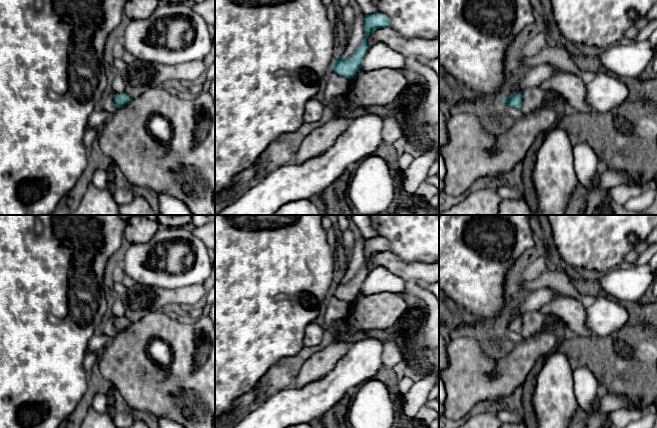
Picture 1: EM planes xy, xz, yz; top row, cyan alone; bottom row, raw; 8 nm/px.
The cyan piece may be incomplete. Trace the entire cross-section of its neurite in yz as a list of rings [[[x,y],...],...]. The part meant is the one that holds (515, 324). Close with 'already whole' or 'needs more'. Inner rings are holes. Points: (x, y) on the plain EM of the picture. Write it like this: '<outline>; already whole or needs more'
[[[540,311],[527,312],[521,317],[506,320],[503,326],[508,330],[520,333],[522,337],[530,337],[541,332],[544,325],[552,319],[552,316],[543,314]]]; needs more

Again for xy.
[[[109,313],[101,327],[103,329],[103,334],[114,337],[118,332],[128,327],[131,323],[132,322],[126,316],[115,317]]]; needs more

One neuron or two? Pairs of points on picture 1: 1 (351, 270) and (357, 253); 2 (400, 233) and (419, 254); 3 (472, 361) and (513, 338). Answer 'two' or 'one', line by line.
1: one
2: one
3: two

